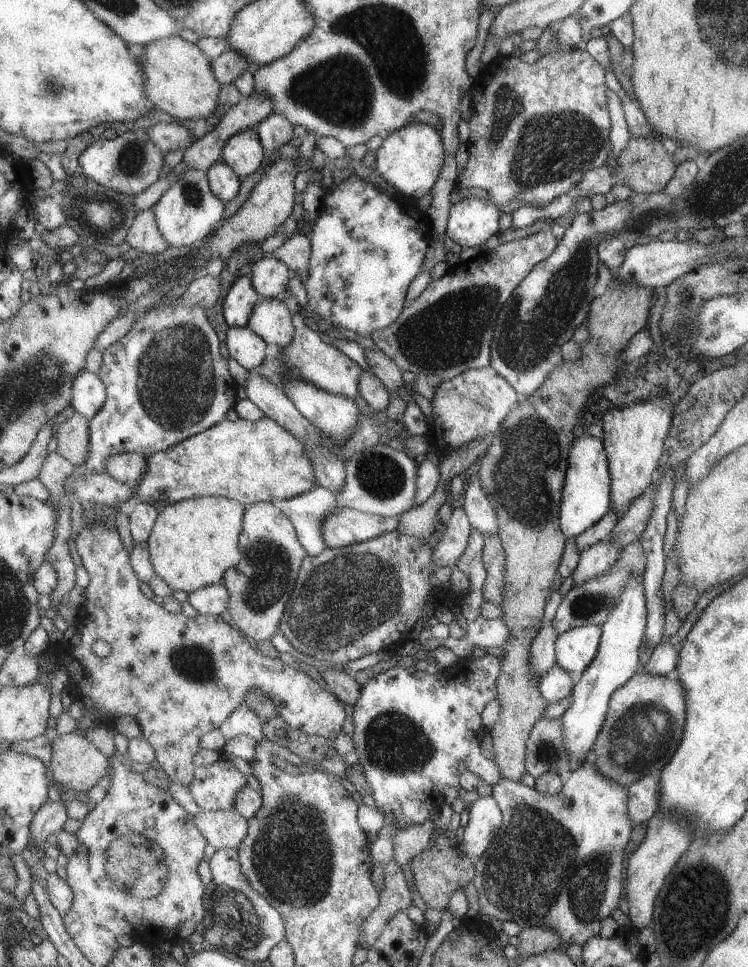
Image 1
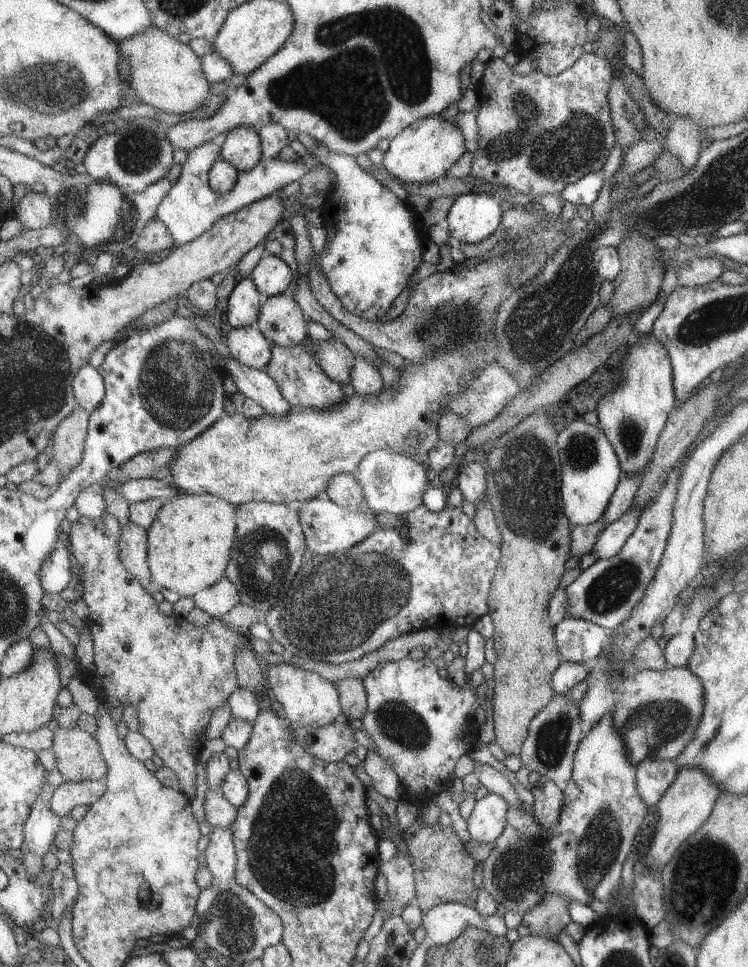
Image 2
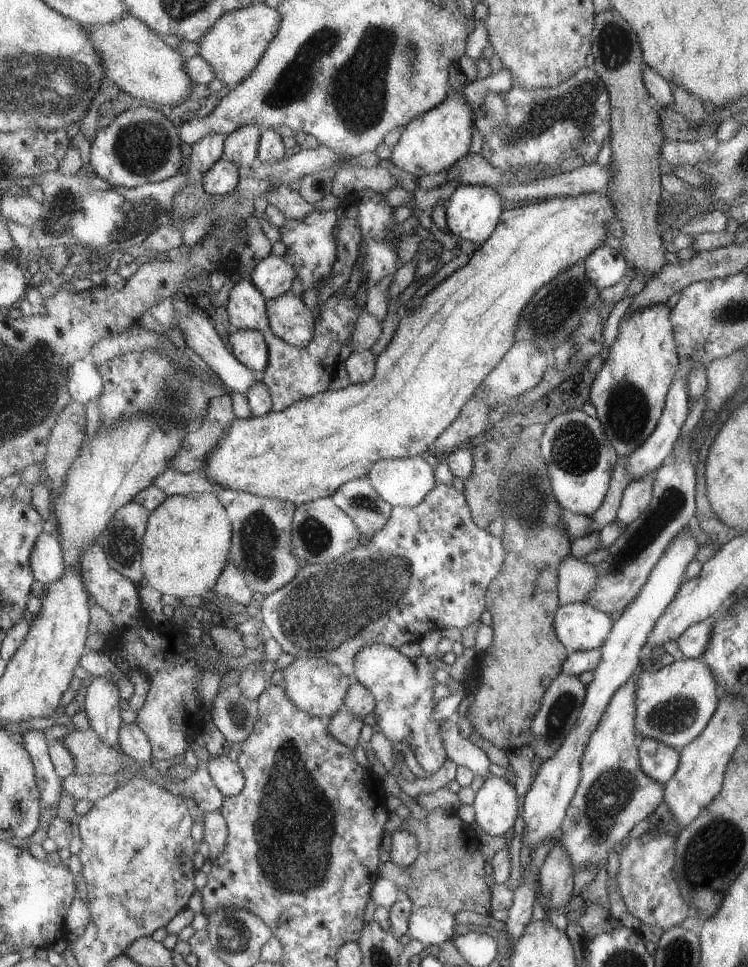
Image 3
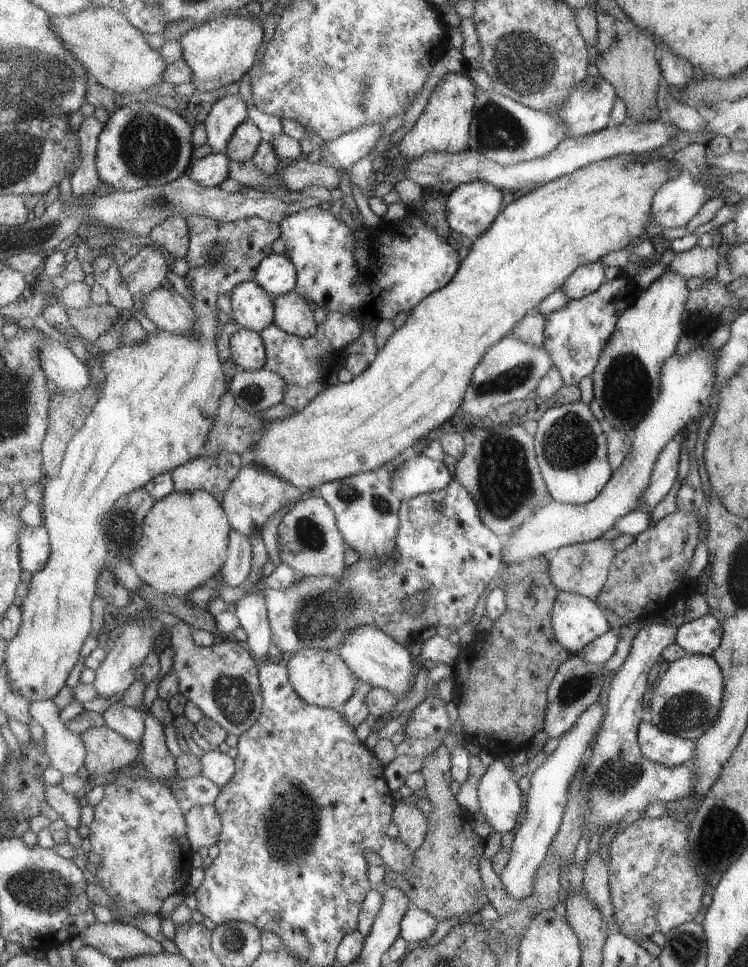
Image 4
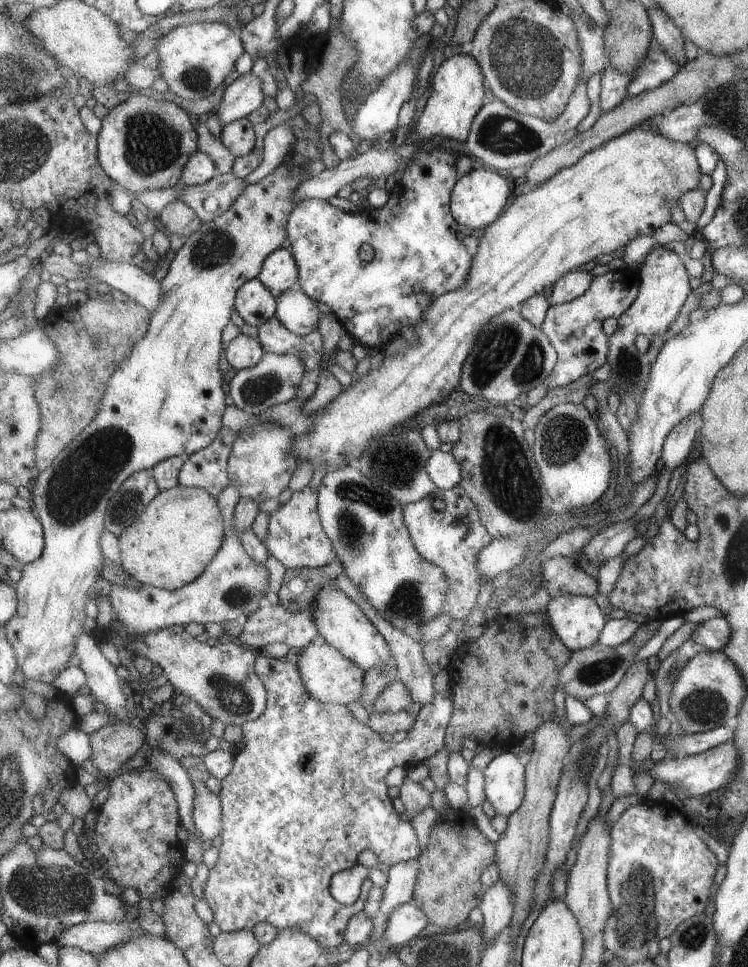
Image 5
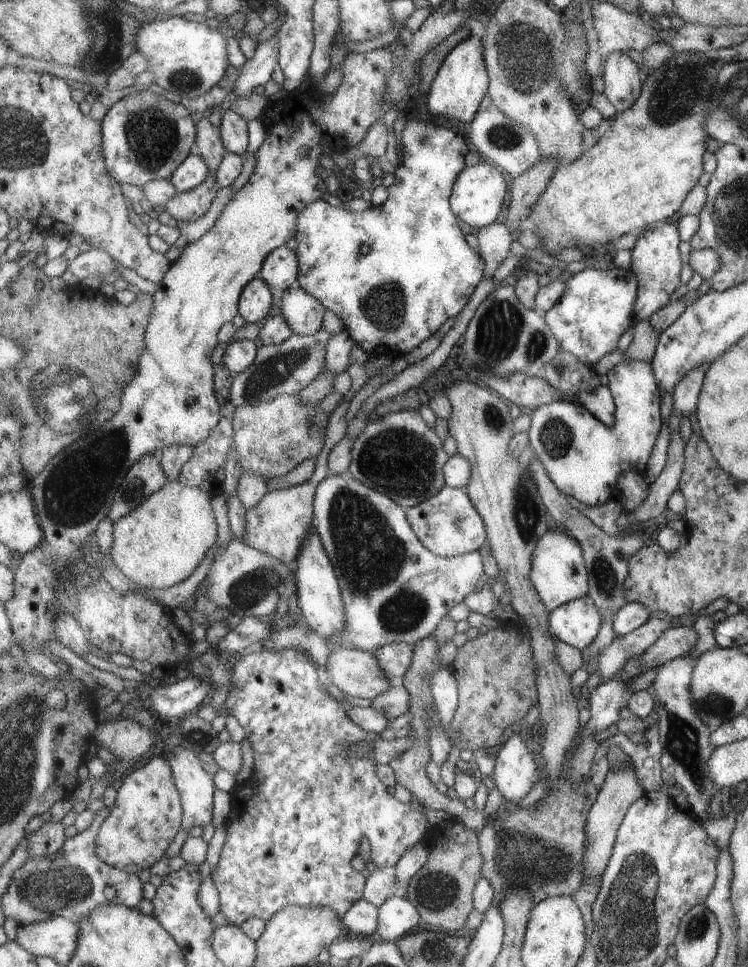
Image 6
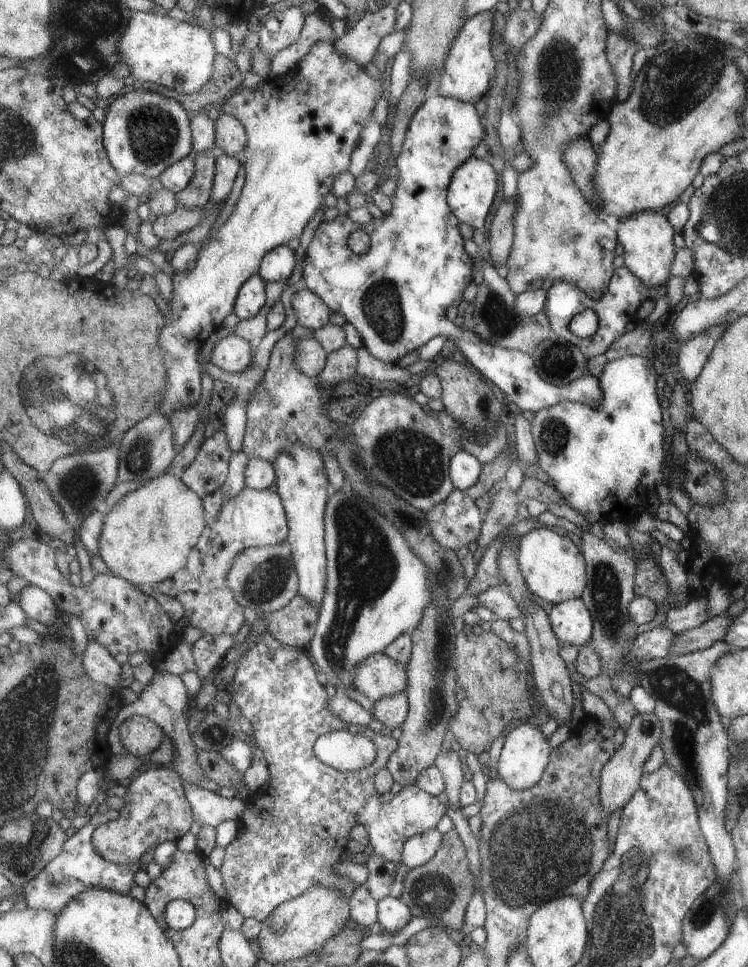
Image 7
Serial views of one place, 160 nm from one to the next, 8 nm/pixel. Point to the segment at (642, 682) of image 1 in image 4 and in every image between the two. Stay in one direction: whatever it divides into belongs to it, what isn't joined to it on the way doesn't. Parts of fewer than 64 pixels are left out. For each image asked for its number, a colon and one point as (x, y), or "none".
2: (659, 711)
3: (675, 703)
4: (687, 697)

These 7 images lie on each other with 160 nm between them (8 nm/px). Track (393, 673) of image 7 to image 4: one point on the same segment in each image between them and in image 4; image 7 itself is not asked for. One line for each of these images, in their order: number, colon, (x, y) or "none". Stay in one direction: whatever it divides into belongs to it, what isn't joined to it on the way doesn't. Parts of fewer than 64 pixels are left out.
4: (322, 677)
5: (328, 674)
6: (359, 673)

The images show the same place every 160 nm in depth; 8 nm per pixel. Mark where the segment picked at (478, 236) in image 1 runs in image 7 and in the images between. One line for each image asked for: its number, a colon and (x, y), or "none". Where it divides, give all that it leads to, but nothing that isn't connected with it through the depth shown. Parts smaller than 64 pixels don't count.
2: (475, 216)
3: (474, 211)
4: (472, 208)
5: (479, 198)
6: (478, 193)
7: (471, 194)

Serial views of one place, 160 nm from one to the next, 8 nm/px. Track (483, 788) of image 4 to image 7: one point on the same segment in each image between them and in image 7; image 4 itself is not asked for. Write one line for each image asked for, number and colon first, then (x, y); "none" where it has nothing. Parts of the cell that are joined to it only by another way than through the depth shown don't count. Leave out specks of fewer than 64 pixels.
5: (505, 776)
6: (516, 772)
7: (526, 753)

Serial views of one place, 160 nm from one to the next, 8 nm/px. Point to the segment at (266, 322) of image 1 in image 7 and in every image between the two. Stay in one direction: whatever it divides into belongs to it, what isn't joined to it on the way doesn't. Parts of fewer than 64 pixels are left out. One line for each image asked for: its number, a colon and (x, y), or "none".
2: (282, 319)
3: (290, 318)
4: (293, 313)
5: (297, 310)
6: (305, 313)
7: (311, 311)

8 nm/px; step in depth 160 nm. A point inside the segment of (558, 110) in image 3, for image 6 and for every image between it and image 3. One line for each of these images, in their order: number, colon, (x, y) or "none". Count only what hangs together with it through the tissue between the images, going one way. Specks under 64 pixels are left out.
4: (588, 110)
5: (615, 85)
6: (622, 84)

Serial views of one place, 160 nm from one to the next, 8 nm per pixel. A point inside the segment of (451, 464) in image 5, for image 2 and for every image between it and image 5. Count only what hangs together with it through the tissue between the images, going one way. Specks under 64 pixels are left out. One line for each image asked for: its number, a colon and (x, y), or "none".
2: (393, 483)
3: (405, 482)
4: (420, 474)

